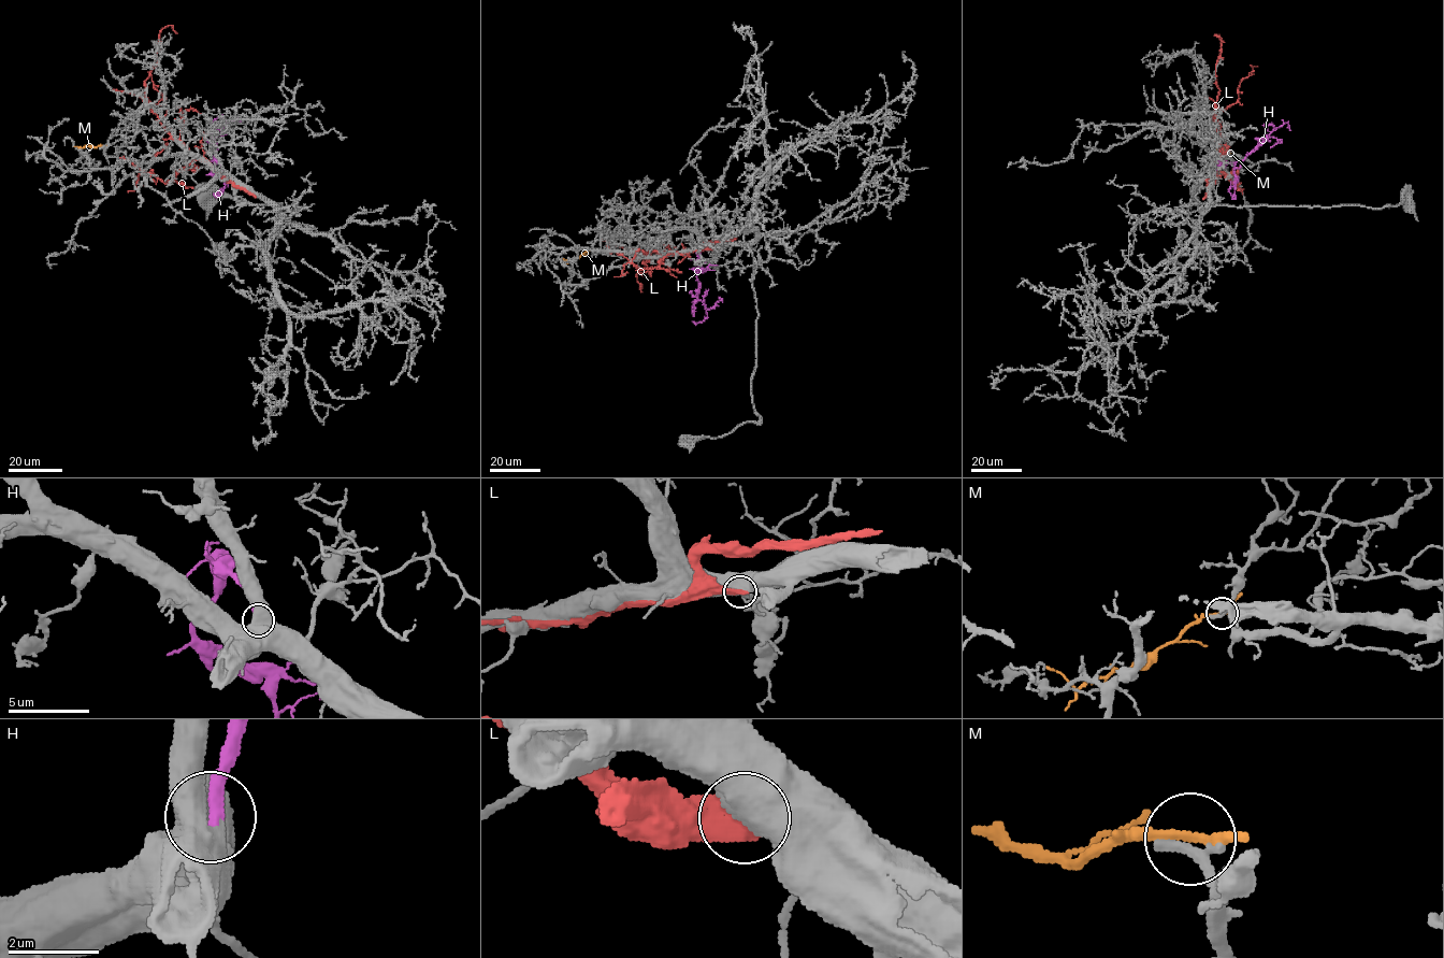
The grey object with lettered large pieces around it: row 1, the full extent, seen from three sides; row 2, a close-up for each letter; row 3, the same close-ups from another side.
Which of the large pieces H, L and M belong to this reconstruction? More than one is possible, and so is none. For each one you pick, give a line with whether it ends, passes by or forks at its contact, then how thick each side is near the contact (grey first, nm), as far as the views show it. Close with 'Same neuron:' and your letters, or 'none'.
H: it ends | 650/320 nm
Same neuron: H

